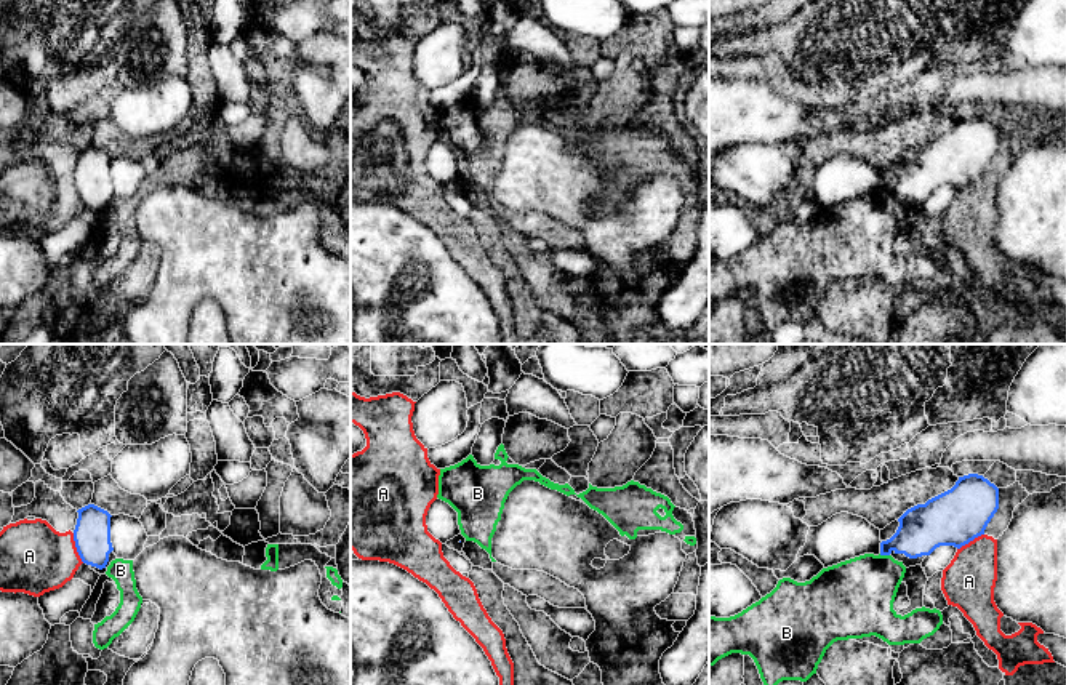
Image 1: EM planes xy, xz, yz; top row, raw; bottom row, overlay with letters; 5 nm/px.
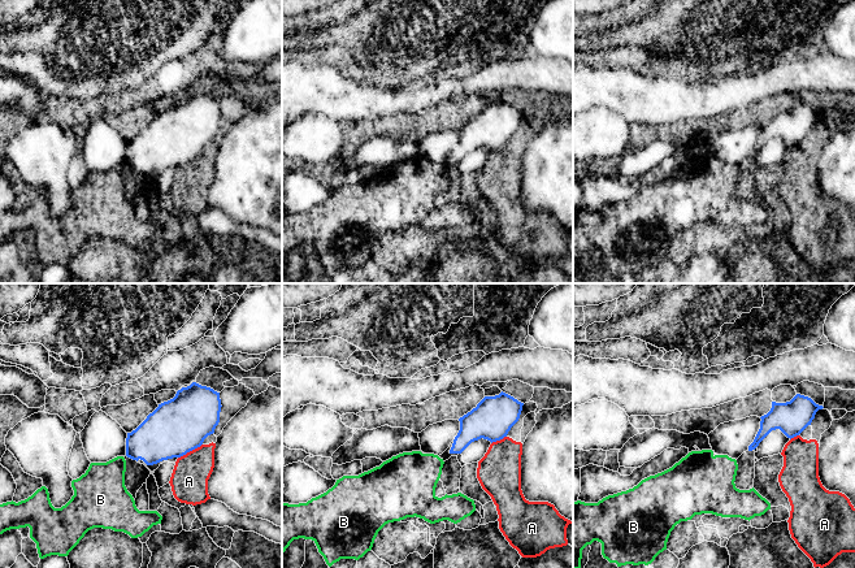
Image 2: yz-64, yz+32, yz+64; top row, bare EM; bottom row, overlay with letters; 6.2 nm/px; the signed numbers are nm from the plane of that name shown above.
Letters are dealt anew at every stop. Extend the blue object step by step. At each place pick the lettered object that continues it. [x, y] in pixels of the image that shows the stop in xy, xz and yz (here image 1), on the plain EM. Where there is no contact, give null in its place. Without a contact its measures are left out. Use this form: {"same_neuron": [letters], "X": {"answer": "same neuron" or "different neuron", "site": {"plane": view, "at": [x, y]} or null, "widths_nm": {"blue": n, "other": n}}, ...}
{"same_neuron": [], "A": {"answer": "different neuron", "site": {"plane": "xy", "at": [76, 188]}, "widths_nm": {"blue": 190, "other": 360}}, "B": {"answer": "different neuron", "site": {"plane": "yz", "at": [884, 196]}, "widths_nm": {"blue": 240, "other": 380}}}

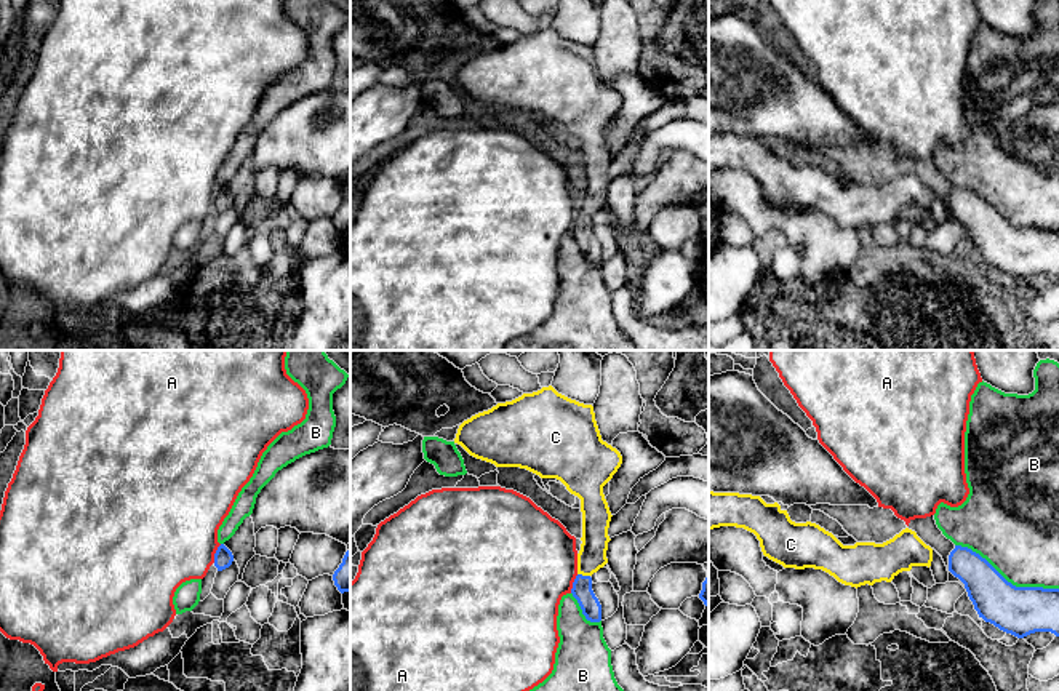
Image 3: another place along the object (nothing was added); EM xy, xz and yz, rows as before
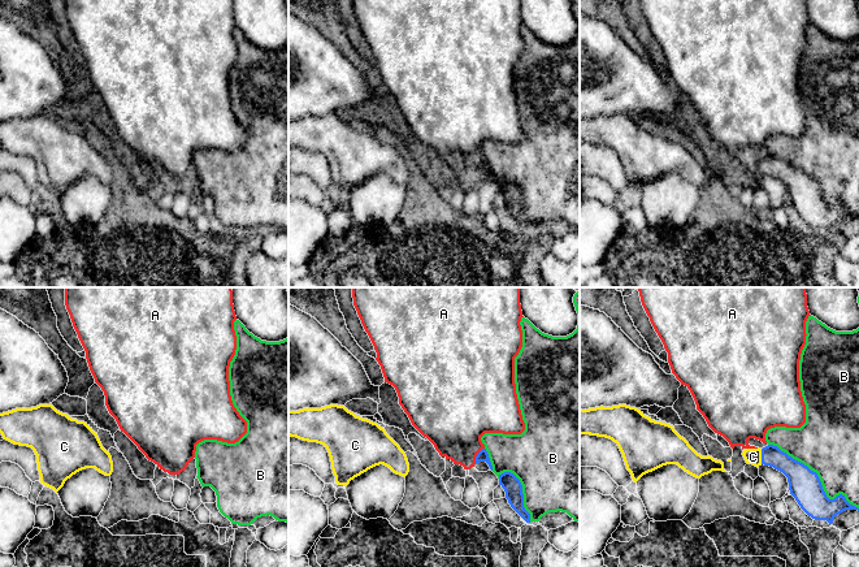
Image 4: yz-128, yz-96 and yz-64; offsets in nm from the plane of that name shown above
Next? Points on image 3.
{"same_neuron": ["C"], "A": {"answer": "different neuron", "site": {"plane": "xy", "at": [215, 195]}, "widths_nm": {"blue": 100, "other": 480}}, "B": {"answer": "different neuron", "site": {"plane": "yz", "at": [1005, 221]}, "widths_nm": {"blue": 240, "other": 420}}, "C": {"answer": "same neuron", "site": {"plane": "xz", "at": [584, 218]}, "widths_nm": {"blue": 100, "other": 140}}}

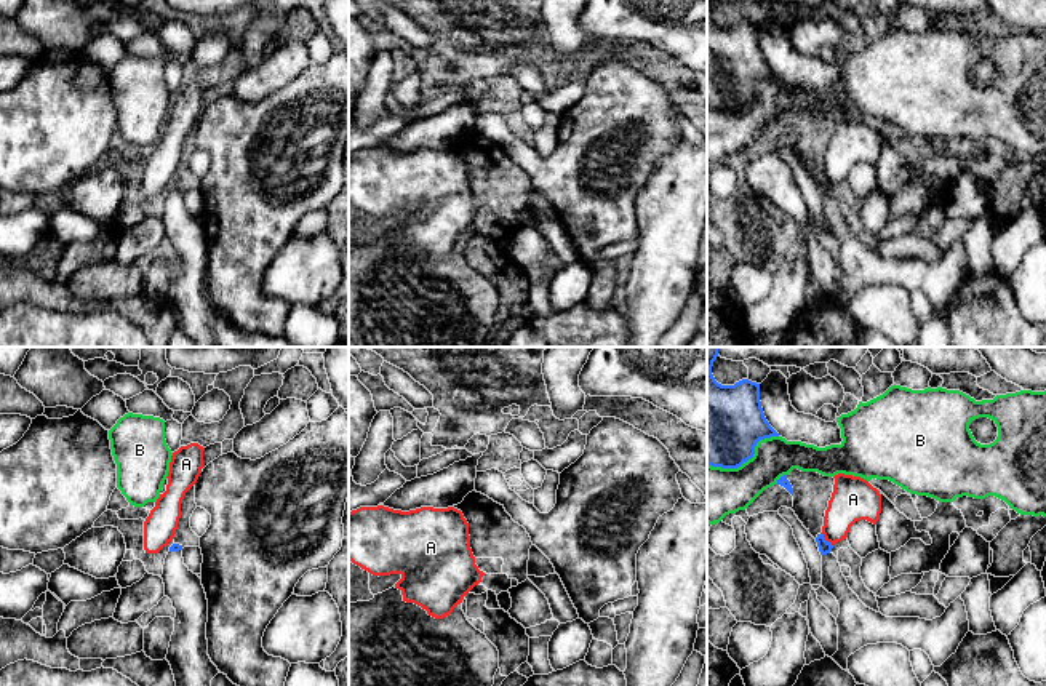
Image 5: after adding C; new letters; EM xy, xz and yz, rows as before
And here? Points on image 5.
{"same_neuron": [], "A": {"answer": "different neuron", "site": {"plane": "yz", "at": [824, 181]}, "widths_nm": {"blue": 70, "other": 220}}, "B": {"answer": "different neuron", "site": {"plane": "yz", "at": [746, 103]}, "widths_nm": {"blue": 400, "other": 280}}}

